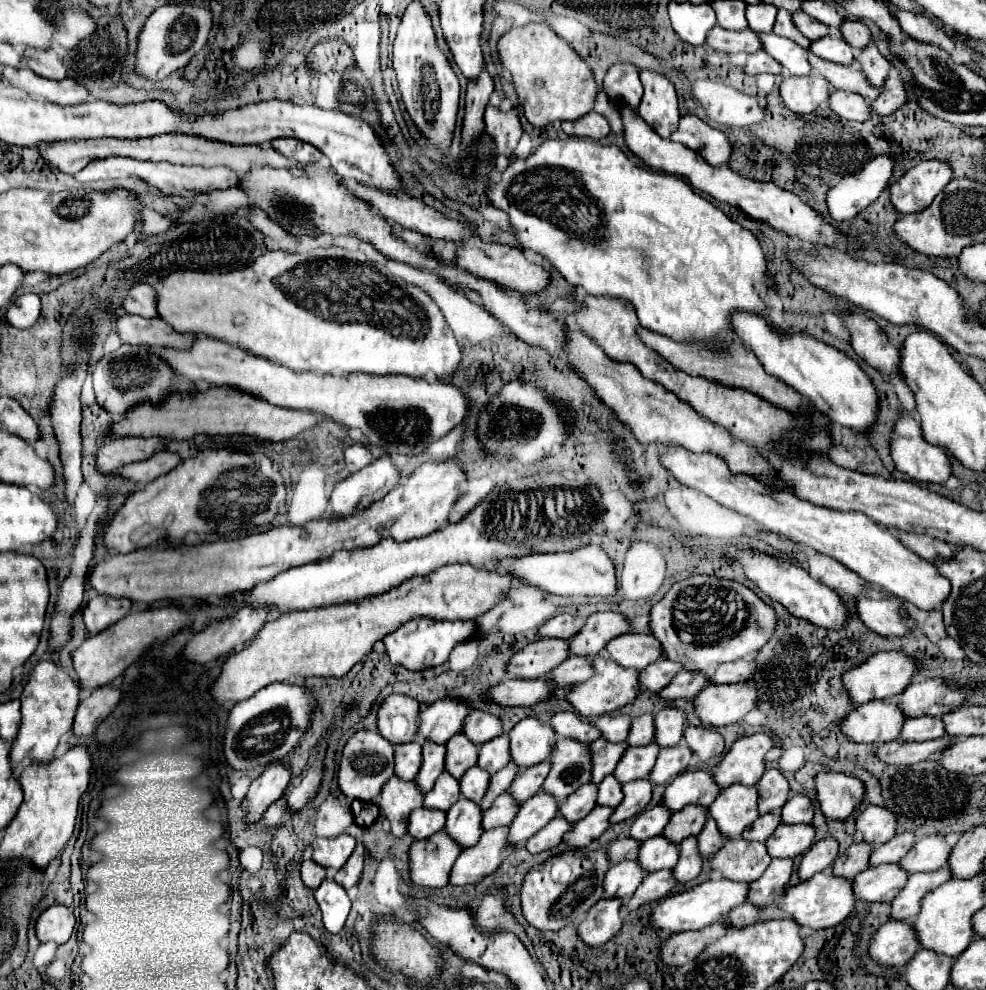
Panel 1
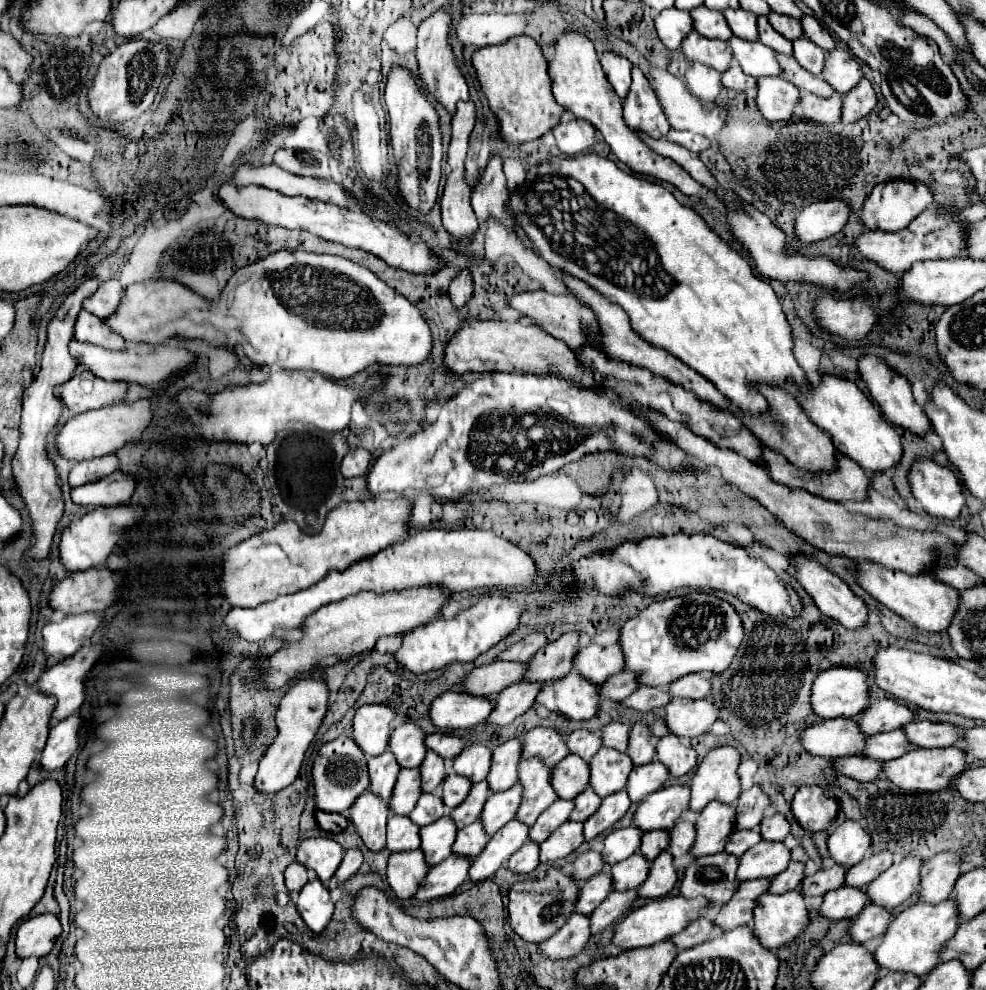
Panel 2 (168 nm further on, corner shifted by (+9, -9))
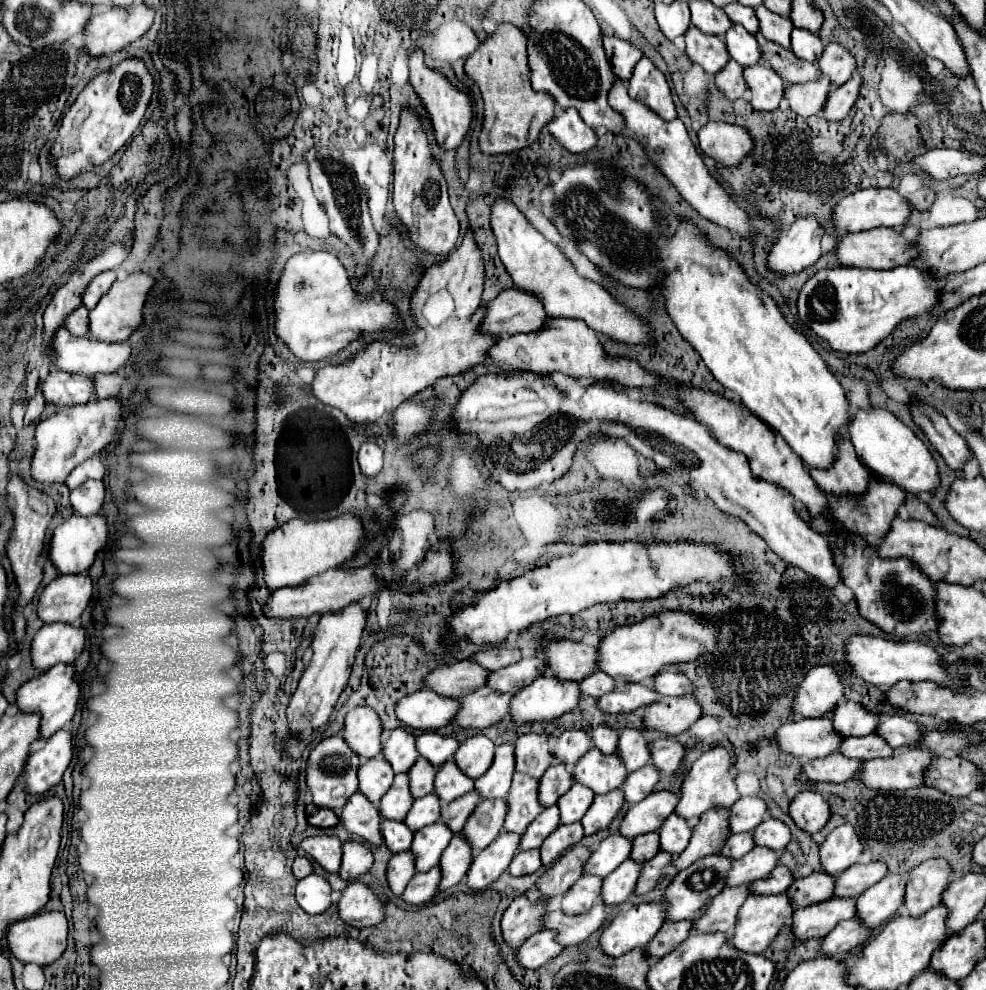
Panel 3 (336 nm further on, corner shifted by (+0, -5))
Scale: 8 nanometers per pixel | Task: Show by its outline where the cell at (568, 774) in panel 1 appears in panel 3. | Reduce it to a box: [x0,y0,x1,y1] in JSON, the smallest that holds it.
[504,772,544,832]

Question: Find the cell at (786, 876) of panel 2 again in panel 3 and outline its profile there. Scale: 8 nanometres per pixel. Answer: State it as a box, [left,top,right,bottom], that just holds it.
[750,866,794,894]

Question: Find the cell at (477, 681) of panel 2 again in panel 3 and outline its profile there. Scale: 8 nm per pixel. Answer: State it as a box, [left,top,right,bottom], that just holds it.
[424,660,488,698]

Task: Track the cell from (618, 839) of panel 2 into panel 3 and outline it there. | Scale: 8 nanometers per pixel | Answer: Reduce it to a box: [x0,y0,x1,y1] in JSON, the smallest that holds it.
[584,834,632,878]

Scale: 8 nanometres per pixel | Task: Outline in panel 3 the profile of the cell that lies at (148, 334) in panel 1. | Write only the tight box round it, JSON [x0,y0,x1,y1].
[64,306,88,336]

